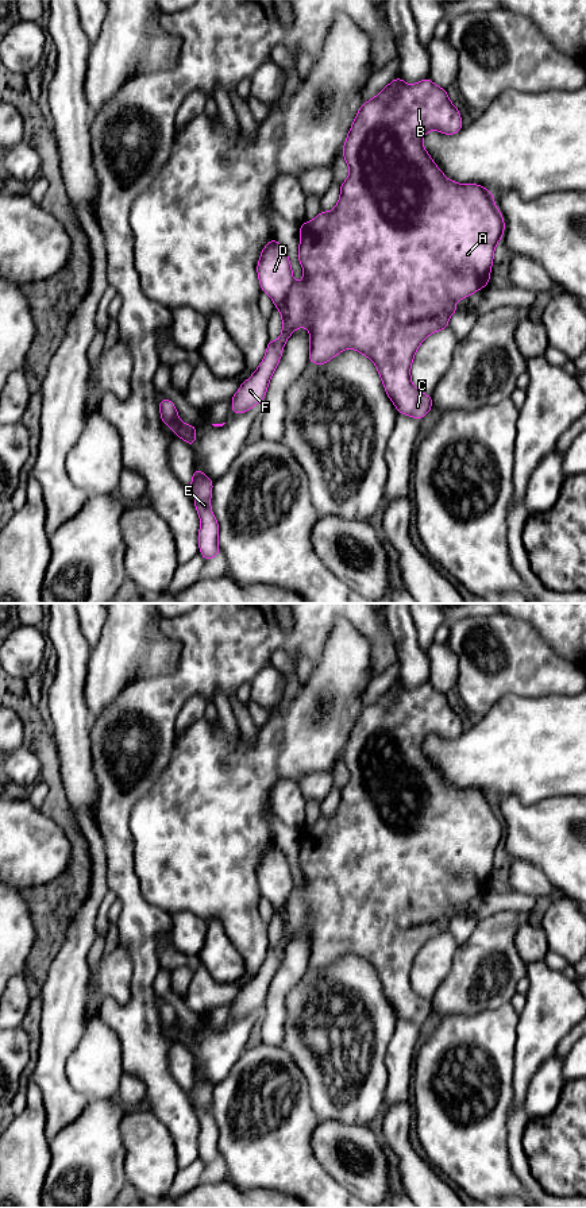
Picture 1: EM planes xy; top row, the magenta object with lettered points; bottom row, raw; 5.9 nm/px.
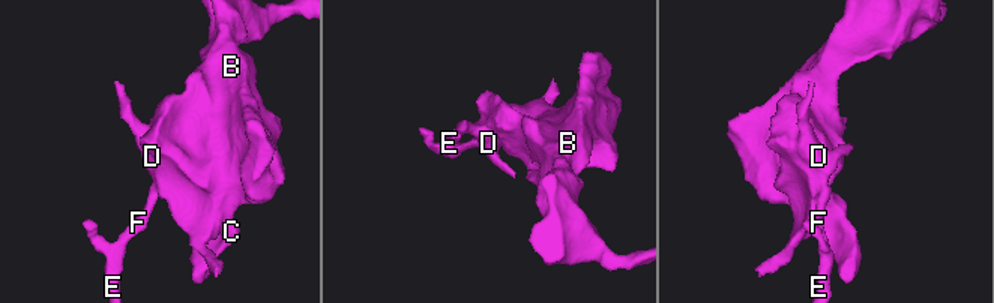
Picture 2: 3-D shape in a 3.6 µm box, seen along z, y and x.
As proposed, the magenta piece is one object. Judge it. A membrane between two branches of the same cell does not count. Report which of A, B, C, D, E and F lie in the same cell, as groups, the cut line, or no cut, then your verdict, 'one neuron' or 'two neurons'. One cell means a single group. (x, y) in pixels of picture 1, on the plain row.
A B C / D E F | xy (293, 887), (285, 904), (285, 922), (289, 938) | two neurons

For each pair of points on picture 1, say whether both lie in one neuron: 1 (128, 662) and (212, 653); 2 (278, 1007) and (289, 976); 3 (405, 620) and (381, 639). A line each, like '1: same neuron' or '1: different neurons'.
1: different neurons
2: same neuron
3: different neurons

